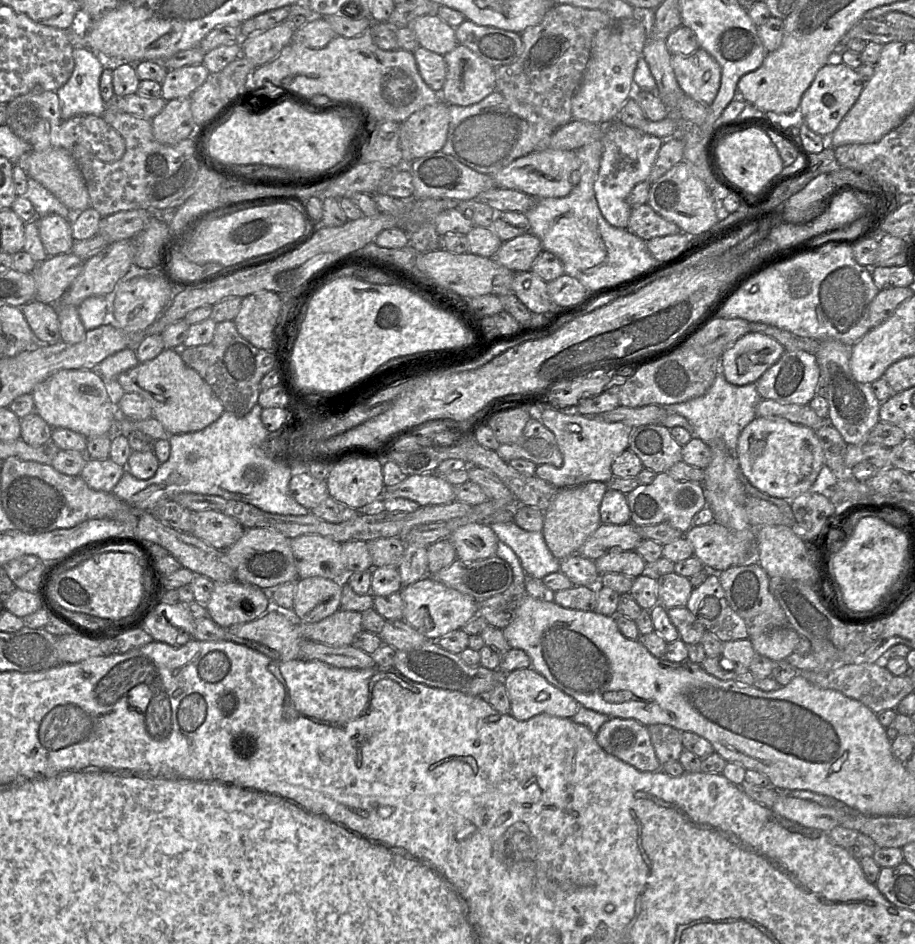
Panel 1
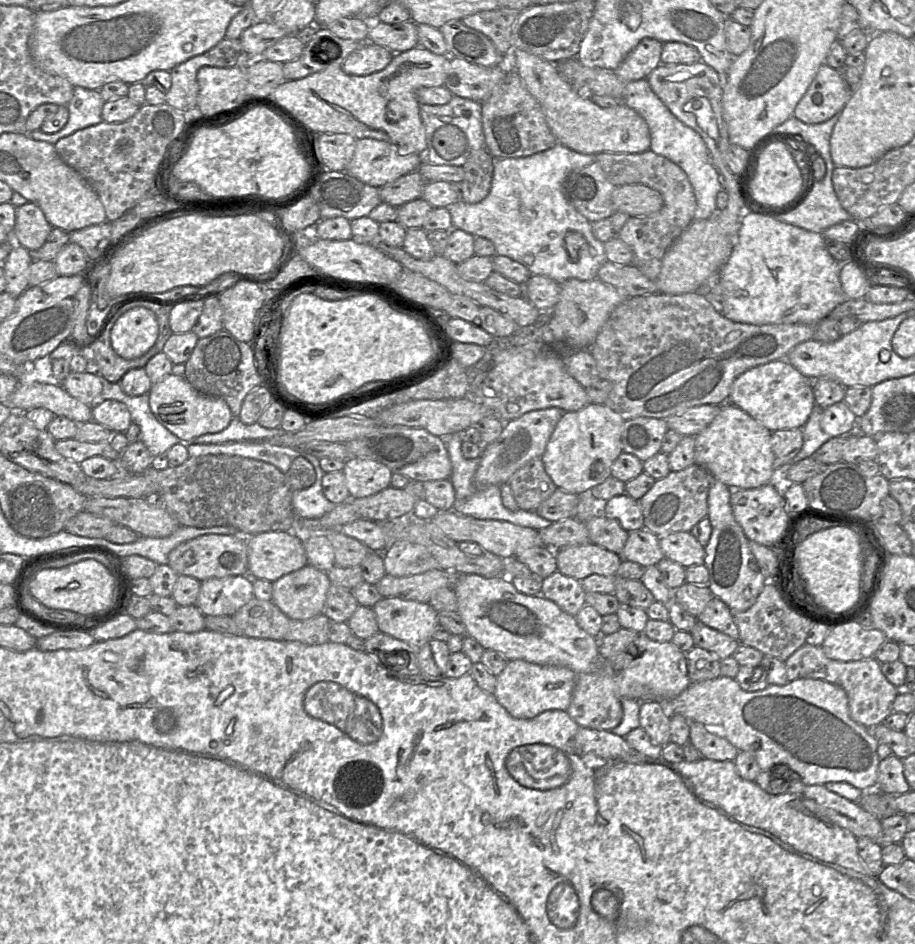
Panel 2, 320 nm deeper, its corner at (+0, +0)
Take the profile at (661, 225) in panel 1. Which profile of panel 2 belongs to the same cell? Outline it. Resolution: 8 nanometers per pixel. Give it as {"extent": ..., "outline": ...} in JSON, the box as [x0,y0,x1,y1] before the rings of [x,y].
{"extent":[596,150,696,280],"outline":[[[651,150],[641,153],[602,152],[596,155],[596,161],[608,181],[616,187],[643,184],[661,193],[664,202],[659,211],[646,216],[630,217],[617,234],[632,248],[633,265],[649,279],[657,280],[666,251],[694,220],[696,197],[687,174],[677,164]]]}

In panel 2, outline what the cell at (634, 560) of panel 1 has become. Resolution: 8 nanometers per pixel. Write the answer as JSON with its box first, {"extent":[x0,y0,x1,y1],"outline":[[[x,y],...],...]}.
{"extent":[555,543,623,581],"outline":[[[593,543],[561,548],[555,556],[558,571],[579,581],[593,574],[617,576],[623,561],[619,554]]]}

